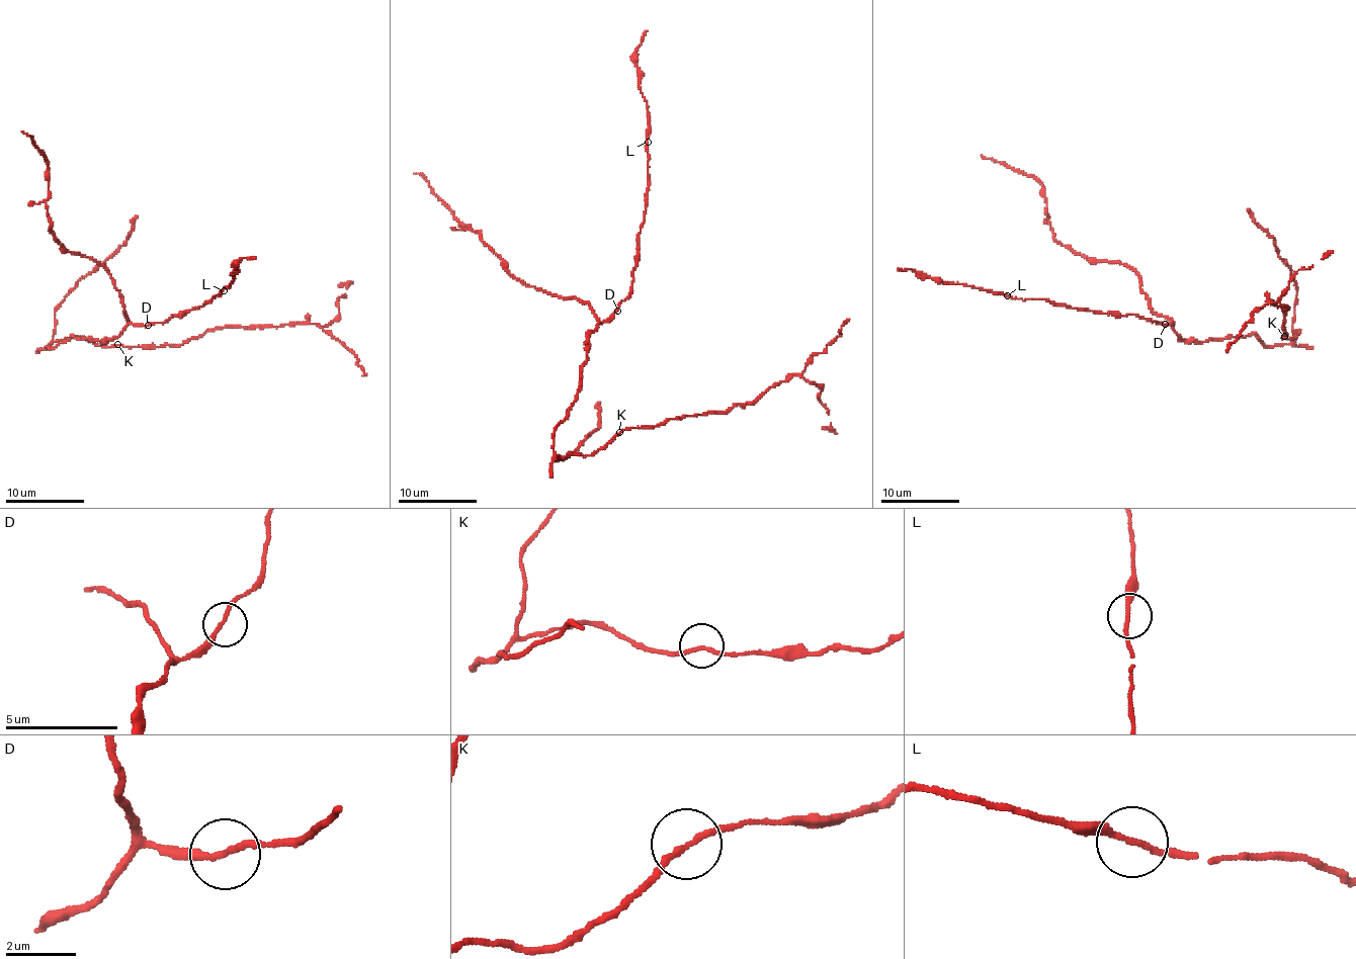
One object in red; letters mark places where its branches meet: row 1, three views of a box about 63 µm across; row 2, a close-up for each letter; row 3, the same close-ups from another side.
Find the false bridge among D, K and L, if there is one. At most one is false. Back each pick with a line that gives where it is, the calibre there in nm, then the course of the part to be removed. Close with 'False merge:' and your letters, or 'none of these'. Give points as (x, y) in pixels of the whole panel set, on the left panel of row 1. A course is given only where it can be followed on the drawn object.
False merge: none of these

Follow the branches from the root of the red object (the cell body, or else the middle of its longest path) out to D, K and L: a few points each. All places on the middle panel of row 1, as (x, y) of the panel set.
D: (567, 411), (576, 400), (582, 379), (586, 338), (599, 324), (606, 322), (617, 311)
K: (567, 411), (554, 432), (557, 456), (593, 455), (620, 432)
L: (567, 411), (576, 400), (582, 379), (586, 338), (617, 309), (630, 291), (637, 235), (647, 201), (647, 142)

